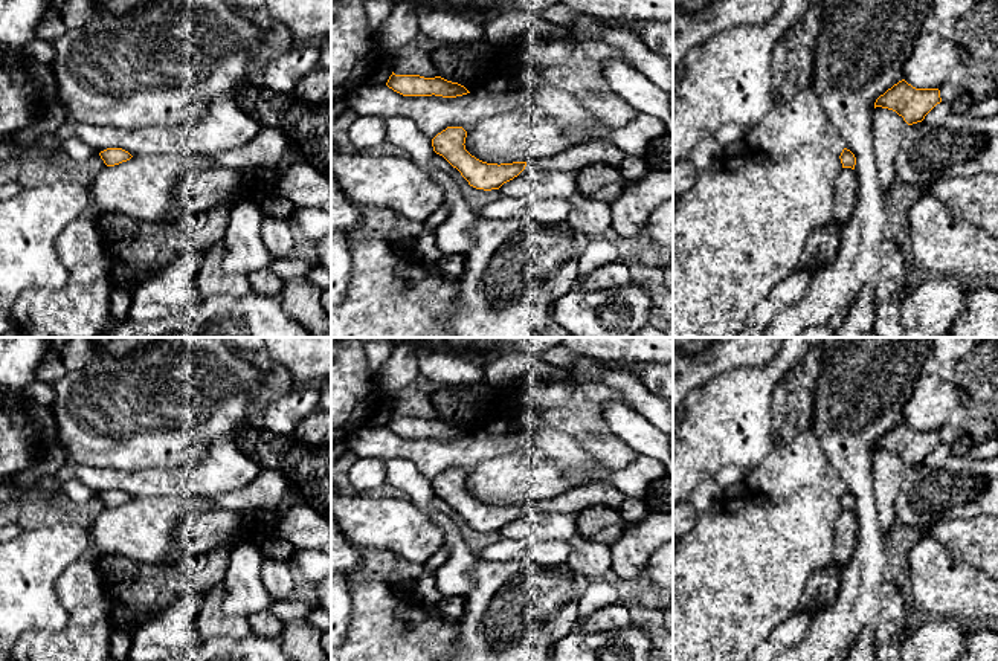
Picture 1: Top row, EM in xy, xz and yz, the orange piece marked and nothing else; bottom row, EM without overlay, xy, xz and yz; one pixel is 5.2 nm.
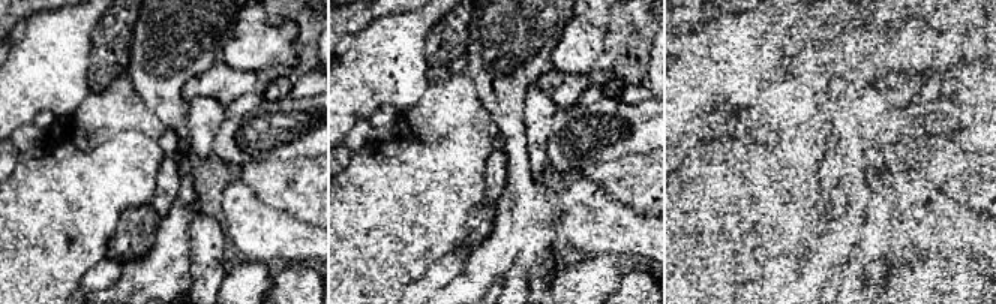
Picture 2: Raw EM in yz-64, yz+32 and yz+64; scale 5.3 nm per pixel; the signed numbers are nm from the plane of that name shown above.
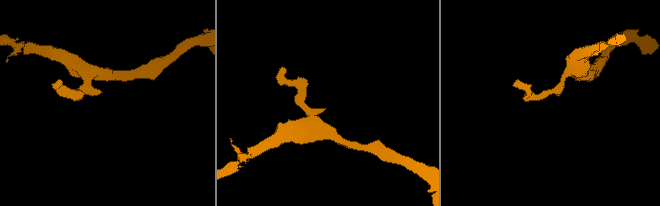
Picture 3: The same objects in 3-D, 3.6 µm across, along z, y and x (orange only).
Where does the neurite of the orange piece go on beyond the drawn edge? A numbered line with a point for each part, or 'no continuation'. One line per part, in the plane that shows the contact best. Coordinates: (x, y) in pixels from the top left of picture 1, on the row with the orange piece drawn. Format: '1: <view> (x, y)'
no continuation

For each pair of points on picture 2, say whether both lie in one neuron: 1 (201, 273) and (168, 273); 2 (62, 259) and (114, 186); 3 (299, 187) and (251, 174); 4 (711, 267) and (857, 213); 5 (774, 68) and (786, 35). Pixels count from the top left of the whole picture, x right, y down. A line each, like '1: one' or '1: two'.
1: two
2: one
3: one
4: two
5: one

